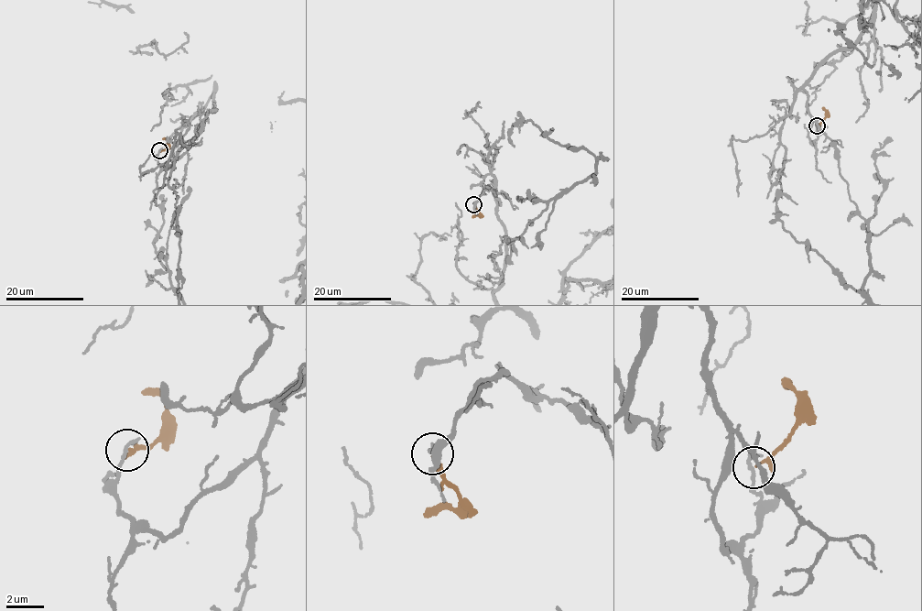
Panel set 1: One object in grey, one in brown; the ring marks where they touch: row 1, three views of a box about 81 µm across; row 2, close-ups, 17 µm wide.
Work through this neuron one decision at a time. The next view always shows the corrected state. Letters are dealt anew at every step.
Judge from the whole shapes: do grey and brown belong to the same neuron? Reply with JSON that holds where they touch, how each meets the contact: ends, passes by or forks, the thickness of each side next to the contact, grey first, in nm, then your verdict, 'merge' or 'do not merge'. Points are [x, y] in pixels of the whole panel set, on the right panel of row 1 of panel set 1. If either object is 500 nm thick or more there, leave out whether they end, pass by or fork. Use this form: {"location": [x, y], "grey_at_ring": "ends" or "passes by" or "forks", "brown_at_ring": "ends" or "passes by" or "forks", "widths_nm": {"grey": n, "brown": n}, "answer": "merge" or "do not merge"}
{"location": [817, 125], "grey_at_ring": "ends", "brown_at_ring": "ends", "widths_nm": {"grey": 240, "brown": 200}, "answer": "do not merge"}

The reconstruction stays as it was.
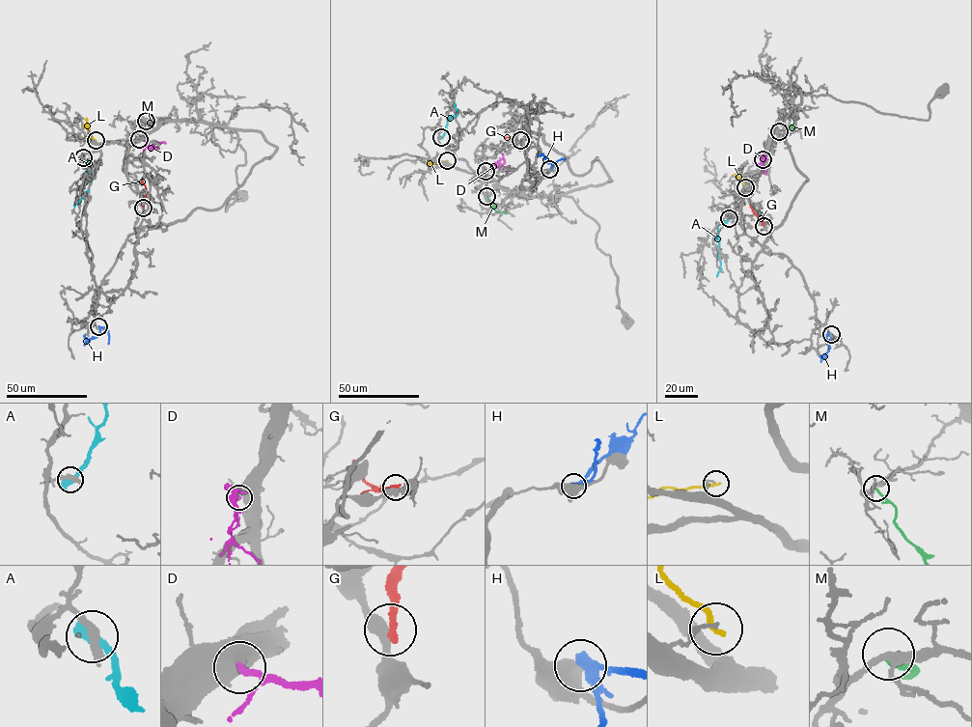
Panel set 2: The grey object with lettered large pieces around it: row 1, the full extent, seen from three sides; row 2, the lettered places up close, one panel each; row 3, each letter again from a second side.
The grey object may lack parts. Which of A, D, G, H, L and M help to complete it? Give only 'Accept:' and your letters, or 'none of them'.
Accept: D

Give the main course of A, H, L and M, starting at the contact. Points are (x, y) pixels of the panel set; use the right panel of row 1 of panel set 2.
A: (729, 217), (717, 226), (721, 264), (716, 276)
H: (831, 334), (828, 351), (821, 357), (819, 353)
L: (745, 187), (734, 174)
M: (779, 131), (791, 126), (797, 109)

